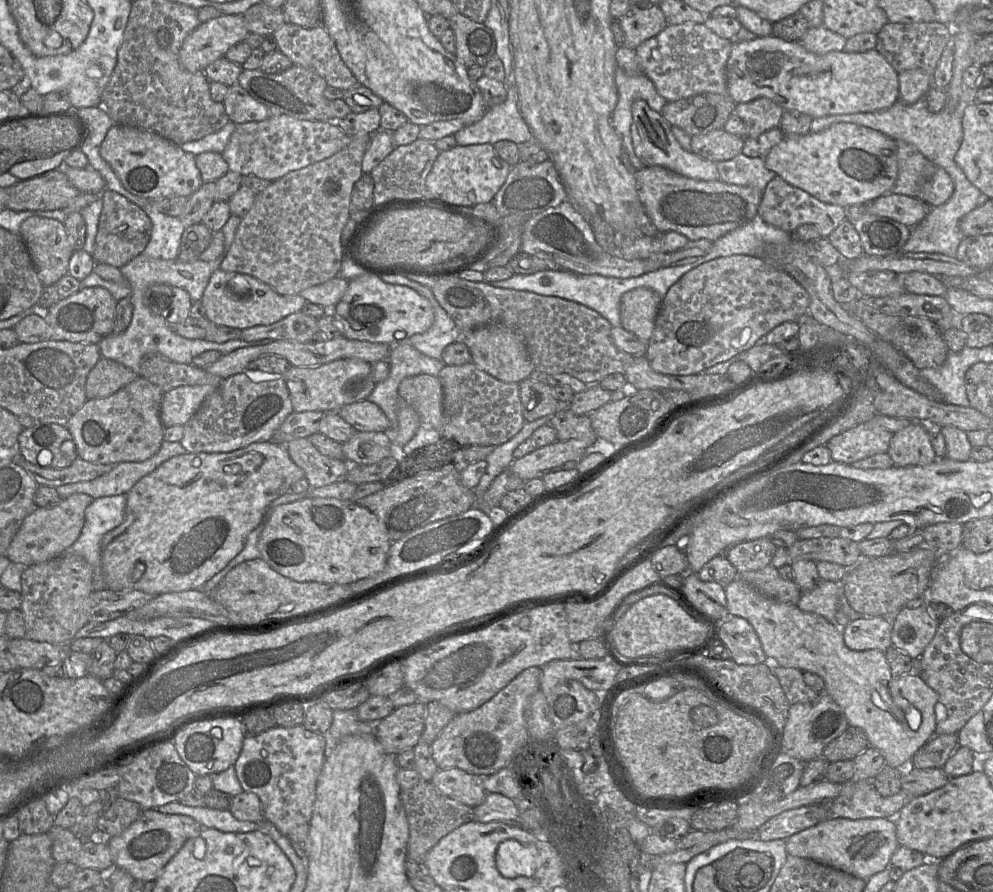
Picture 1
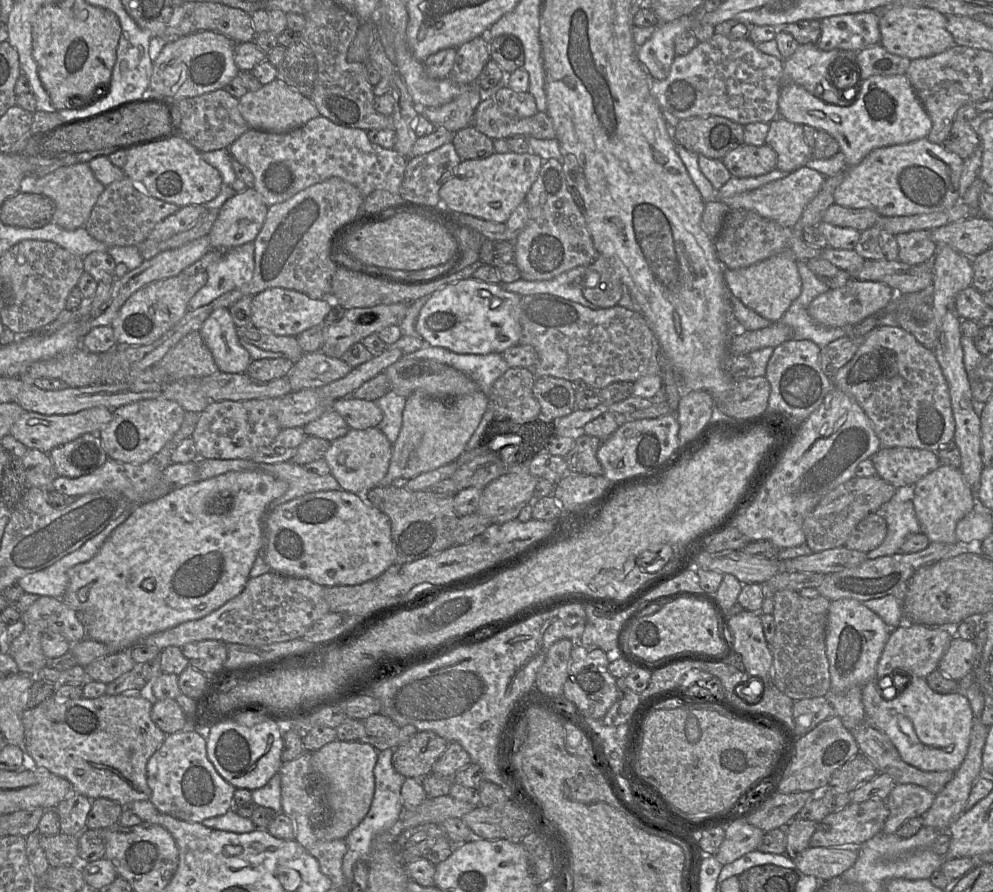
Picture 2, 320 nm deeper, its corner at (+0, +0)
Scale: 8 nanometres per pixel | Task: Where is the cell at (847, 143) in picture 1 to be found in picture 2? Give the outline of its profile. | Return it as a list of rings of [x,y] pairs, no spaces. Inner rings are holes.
[[[926,138],[876,148],[859,164],[846,167],[843,181],[834,192],[834,203],[855,209],[868,208],[887,217],[943,211],[961,201],[959,180],[963,161],[943,145]]]

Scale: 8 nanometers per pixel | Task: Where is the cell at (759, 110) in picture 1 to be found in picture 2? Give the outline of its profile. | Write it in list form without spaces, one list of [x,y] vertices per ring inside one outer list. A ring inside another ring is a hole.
[[[781,117],[769,123],[765,144],[776,152],[776,168],[781,171],[796,171],[813,158],[812,148],[804,139],[803,126]]]

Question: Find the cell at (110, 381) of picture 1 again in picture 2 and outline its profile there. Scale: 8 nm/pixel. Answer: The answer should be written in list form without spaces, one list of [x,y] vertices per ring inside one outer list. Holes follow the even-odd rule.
[[[97,406],[73,414],[43,415],[25,411],[12,425],[9,435],[24,444],[28,450],[35,449],[49,453],[52,449],[75,440],[85,433],[98,433],[113,417],[114,410]]]

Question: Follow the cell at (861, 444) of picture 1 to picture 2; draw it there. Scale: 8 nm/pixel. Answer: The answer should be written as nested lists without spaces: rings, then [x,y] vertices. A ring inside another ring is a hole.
[[[881,447],[871,458],[877,475],[897,490],[914,486],[940,466],[933,451],[908,447]]]

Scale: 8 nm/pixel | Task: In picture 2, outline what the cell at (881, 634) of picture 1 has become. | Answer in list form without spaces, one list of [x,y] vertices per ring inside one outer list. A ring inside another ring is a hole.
[[[902,624],[892,628],[882,655],[877,664],[876,677],[882,678],[894,674],[882,688],[883,698],[890,700],[896,697],[906,686],[910,676],[926,678],[938,670],[939,662],[955,636],[953,628],[929,627],[920,624]]]

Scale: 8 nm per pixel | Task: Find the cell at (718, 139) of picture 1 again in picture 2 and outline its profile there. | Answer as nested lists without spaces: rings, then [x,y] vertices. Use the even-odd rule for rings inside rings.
[[[742,144],[728,152],[721,161],[734,177],[755,177],[776,168],[777,154],[766,144],[762,146]]]

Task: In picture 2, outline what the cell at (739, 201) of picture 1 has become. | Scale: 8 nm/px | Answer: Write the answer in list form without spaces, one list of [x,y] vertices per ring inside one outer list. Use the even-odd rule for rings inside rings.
[[[803,166],[786,177],[769,182],[757,189],[729,197],[719,197],[718,200],[727,205],[729,209],[753,211],[783,227],[793,227],[800,219],[806,205],[817,195],[825,179],[826,177],[818,171]]]

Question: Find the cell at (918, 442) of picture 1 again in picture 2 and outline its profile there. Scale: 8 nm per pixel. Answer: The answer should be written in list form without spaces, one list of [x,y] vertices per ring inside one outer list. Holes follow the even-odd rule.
[[[940,465],[914,484],[912,504],[921,532],[926,535],[930,542],[954,544],[957,542],[956,525],[973,510],[975,497],[959,469]]]

